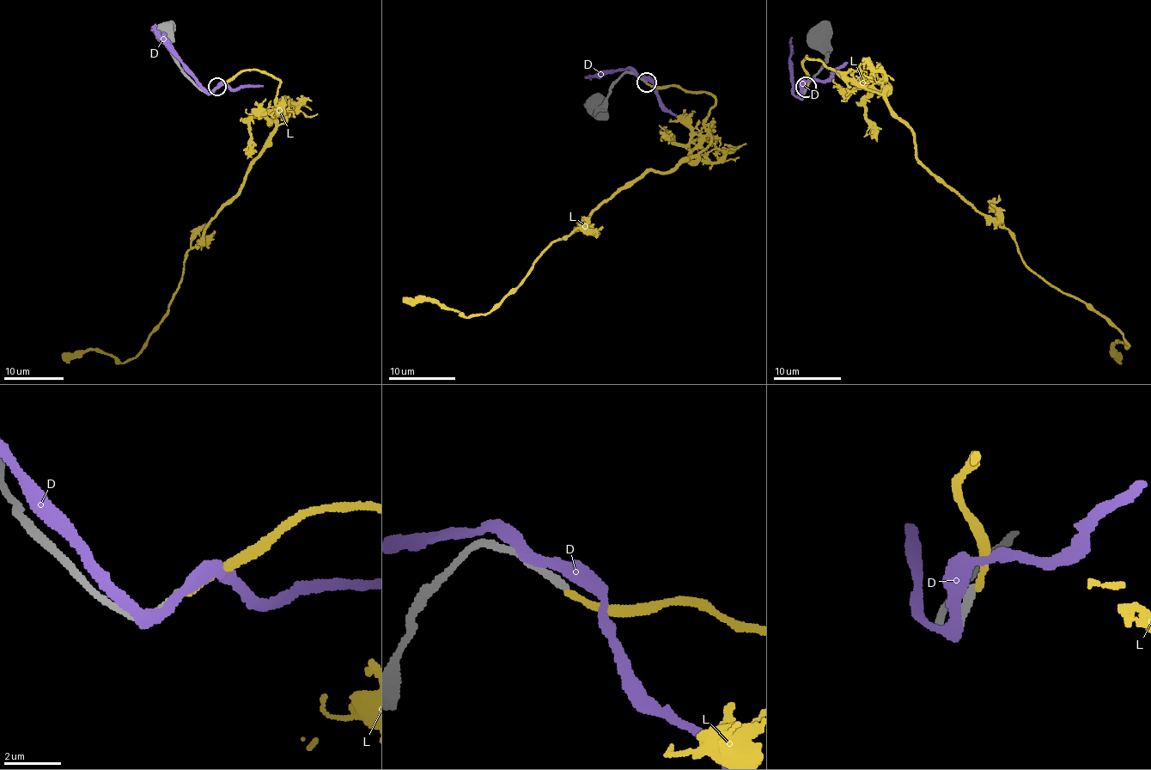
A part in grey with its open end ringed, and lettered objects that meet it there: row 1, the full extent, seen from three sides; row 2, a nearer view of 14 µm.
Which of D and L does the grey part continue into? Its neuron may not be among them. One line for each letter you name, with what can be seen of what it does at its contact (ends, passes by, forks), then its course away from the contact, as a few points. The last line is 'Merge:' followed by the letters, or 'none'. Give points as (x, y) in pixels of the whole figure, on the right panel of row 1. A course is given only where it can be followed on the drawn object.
Merge: none

